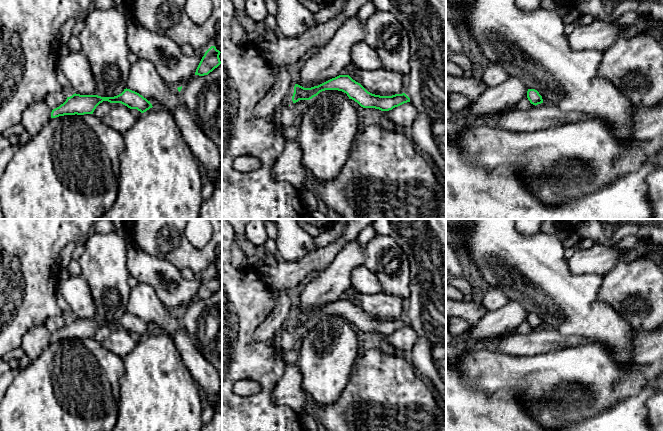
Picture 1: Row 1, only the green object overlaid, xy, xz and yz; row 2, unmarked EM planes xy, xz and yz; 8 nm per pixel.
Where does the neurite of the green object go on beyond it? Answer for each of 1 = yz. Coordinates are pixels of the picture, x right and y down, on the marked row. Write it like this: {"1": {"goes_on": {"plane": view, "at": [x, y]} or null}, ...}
{"1": {"goes_on": null}}

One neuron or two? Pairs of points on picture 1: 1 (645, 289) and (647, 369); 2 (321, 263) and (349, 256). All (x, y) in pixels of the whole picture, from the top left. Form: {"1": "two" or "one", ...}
{"1": "two", "2": "two"}

